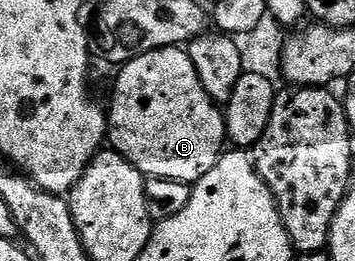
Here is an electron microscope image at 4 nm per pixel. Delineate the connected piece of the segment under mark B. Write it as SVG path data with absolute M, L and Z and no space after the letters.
M186 48L154 49L122 66L118 73L115 102L109 105L110 148L129 159L147 179L160 177L194 183L209 175L225 152L227 123L224 110L205 91Z

